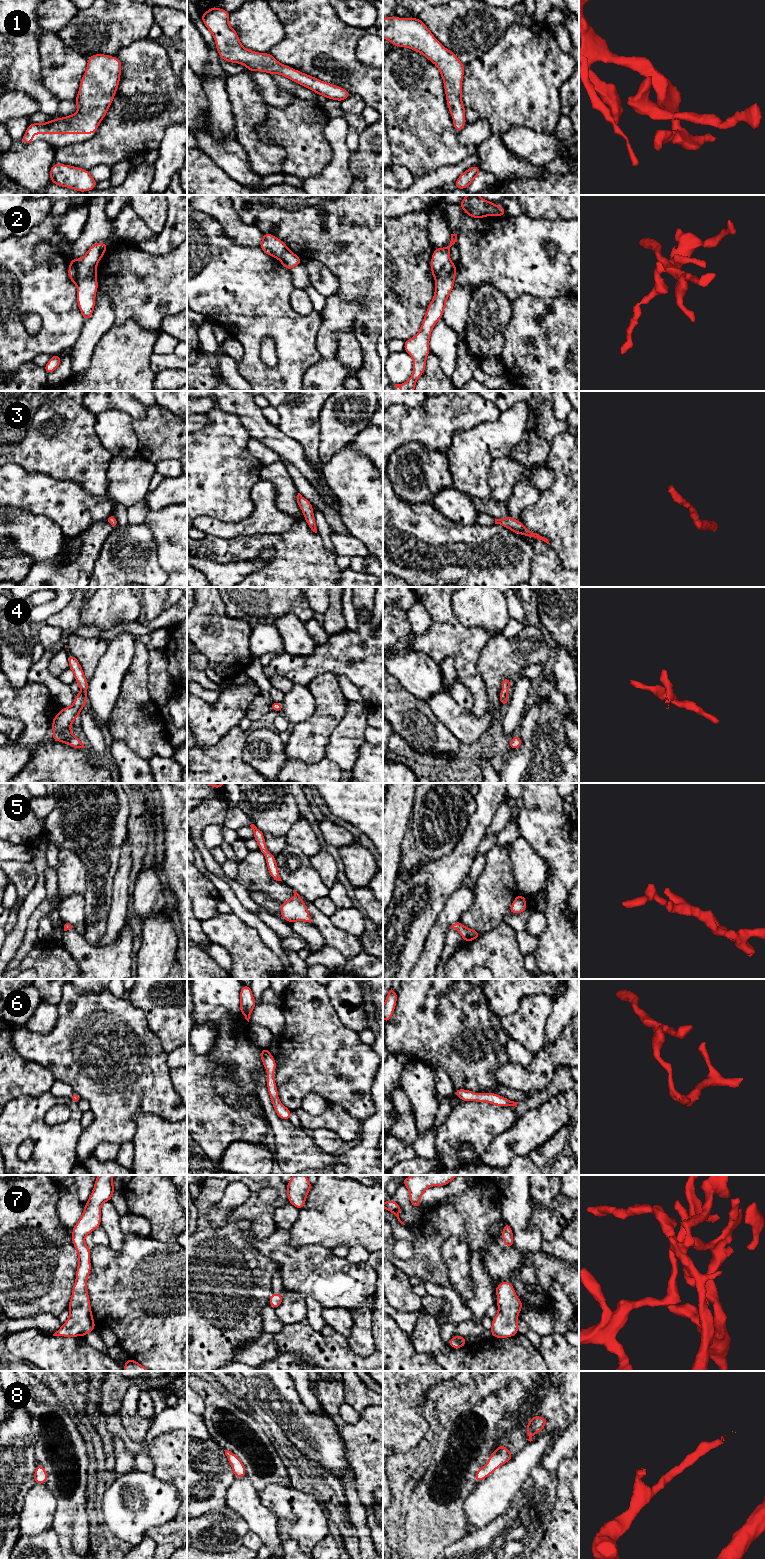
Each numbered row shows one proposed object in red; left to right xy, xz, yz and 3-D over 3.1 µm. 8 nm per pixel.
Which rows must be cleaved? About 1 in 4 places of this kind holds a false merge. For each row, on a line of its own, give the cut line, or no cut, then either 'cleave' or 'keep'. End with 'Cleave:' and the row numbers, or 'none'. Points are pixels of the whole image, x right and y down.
1: cut none; keep
2: cut none; keep
3: cut none; keep
4: cut none; keep
5: cut none; keep
6: cut none; keep
7: cut none; keep
8: cut none; keep
Cleave: none

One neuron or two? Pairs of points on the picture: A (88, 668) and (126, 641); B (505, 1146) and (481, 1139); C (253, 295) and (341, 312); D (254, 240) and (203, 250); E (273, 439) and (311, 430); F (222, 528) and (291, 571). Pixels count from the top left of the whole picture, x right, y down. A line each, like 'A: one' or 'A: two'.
A: two
B: two
C: two
D: two
E: two
F: two

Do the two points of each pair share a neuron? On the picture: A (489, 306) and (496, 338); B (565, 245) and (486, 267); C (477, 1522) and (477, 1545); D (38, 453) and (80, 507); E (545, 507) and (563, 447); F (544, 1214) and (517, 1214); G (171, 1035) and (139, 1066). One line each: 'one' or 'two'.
A: one
B: one
C: two
D: two
E: one
F: two
G: two

